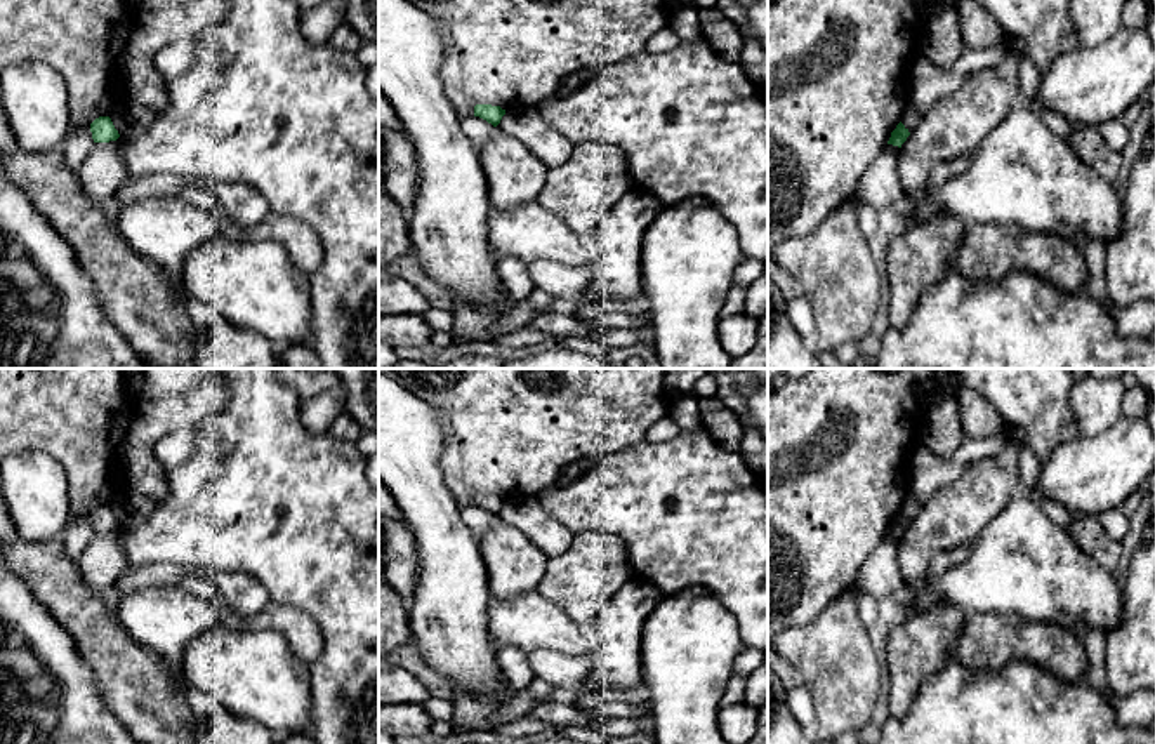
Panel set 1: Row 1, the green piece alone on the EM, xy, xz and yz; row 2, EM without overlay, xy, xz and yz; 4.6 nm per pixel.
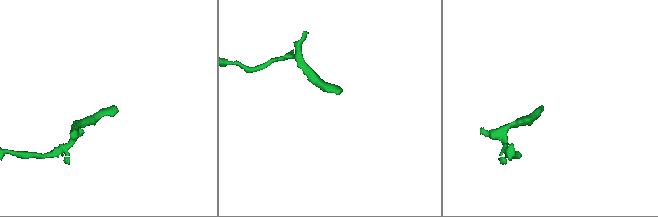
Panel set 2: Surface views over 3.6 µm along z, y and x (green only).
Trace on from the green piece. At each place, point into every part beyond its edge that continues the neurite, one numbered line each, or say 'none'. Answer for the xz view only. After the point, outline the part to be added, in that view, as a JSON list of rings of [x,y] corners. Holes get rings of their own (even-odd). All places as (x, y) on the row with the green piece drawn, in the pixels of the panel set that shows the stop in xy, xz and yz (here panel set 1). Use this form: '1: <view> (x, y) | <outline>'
none

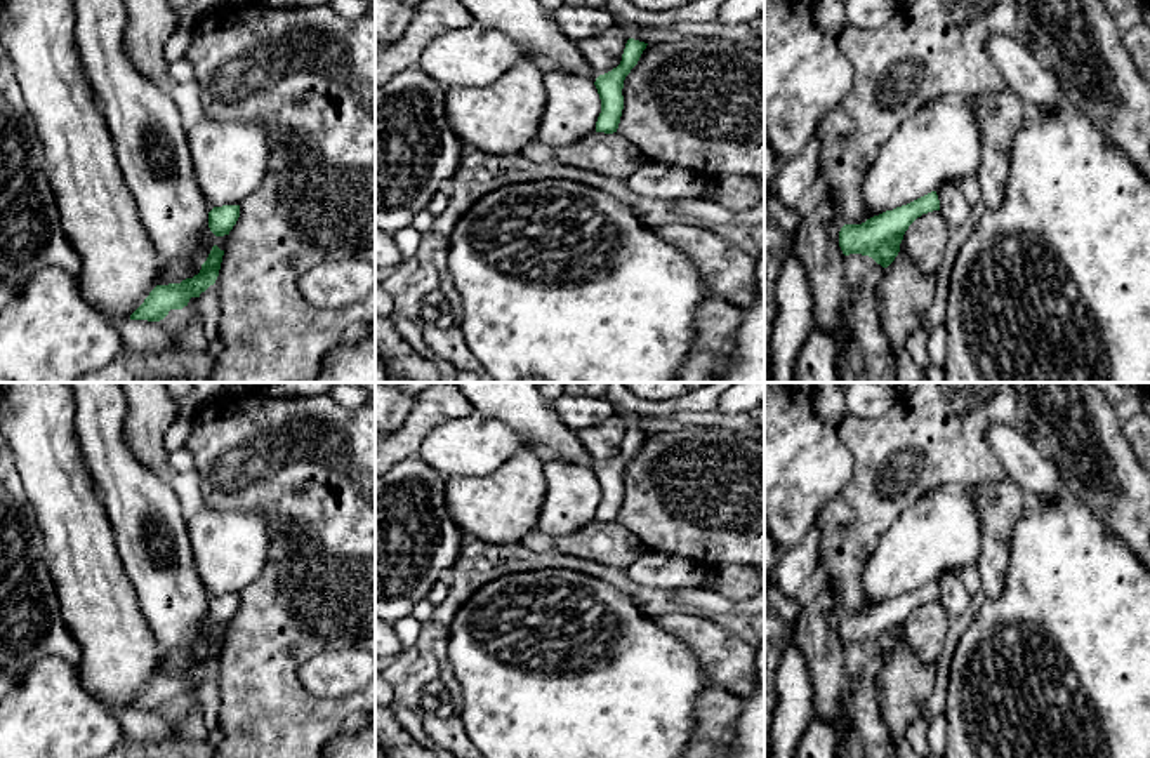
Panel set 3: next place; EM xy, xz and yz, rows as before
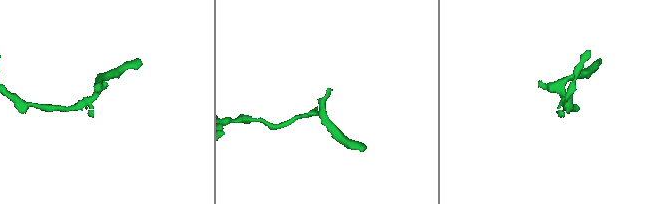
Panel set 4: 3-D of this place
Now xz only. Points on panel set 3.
1: xz (739, 33) | [[[617,19],[615,23],[624,30],[627,40],[634,38],[644,43],[665,37],[669,38],[695,37],[695,38],[723,38],[749,47],[761,45],[761,40],[752,33],[747,23],[738,23],[738,24],[679,23],[669,28],[667,33],[655,33],[651,28],[624,23]]]

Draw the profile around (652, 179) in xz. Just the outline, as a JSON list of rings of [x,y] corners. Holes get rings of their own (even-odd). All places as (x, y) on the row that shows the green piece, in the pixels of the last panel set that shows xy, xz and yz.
[[[644,162],[627,179],[632,193],[655,200],[702,198],[707,191],[704,176],[683,167]]]

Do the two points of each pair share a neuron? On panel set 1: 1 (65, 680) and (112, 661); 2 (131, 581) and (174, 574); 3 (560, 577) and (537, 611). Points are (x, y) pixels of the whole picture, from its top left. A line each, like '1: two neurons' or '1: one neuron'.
1: two neurons
2: one neuron
3: two neurons

